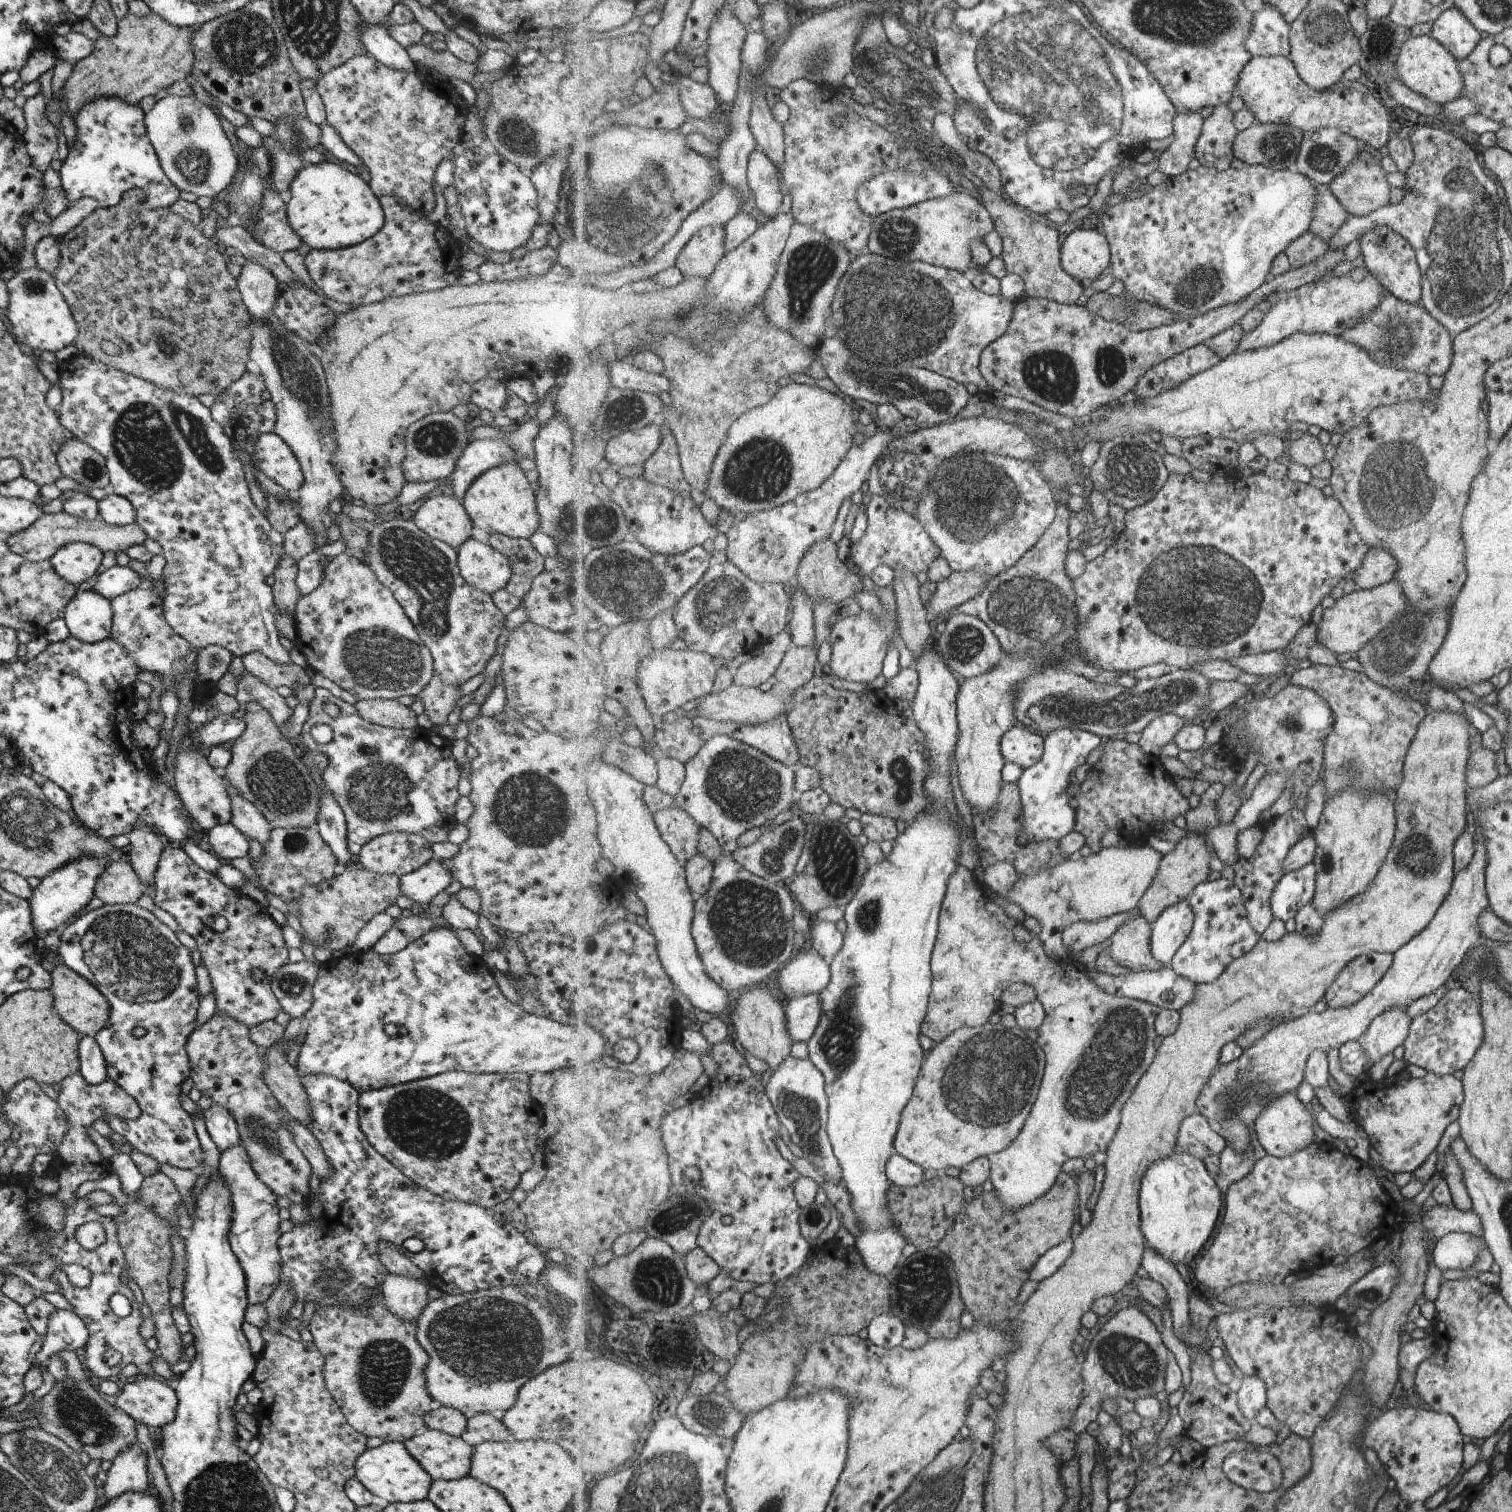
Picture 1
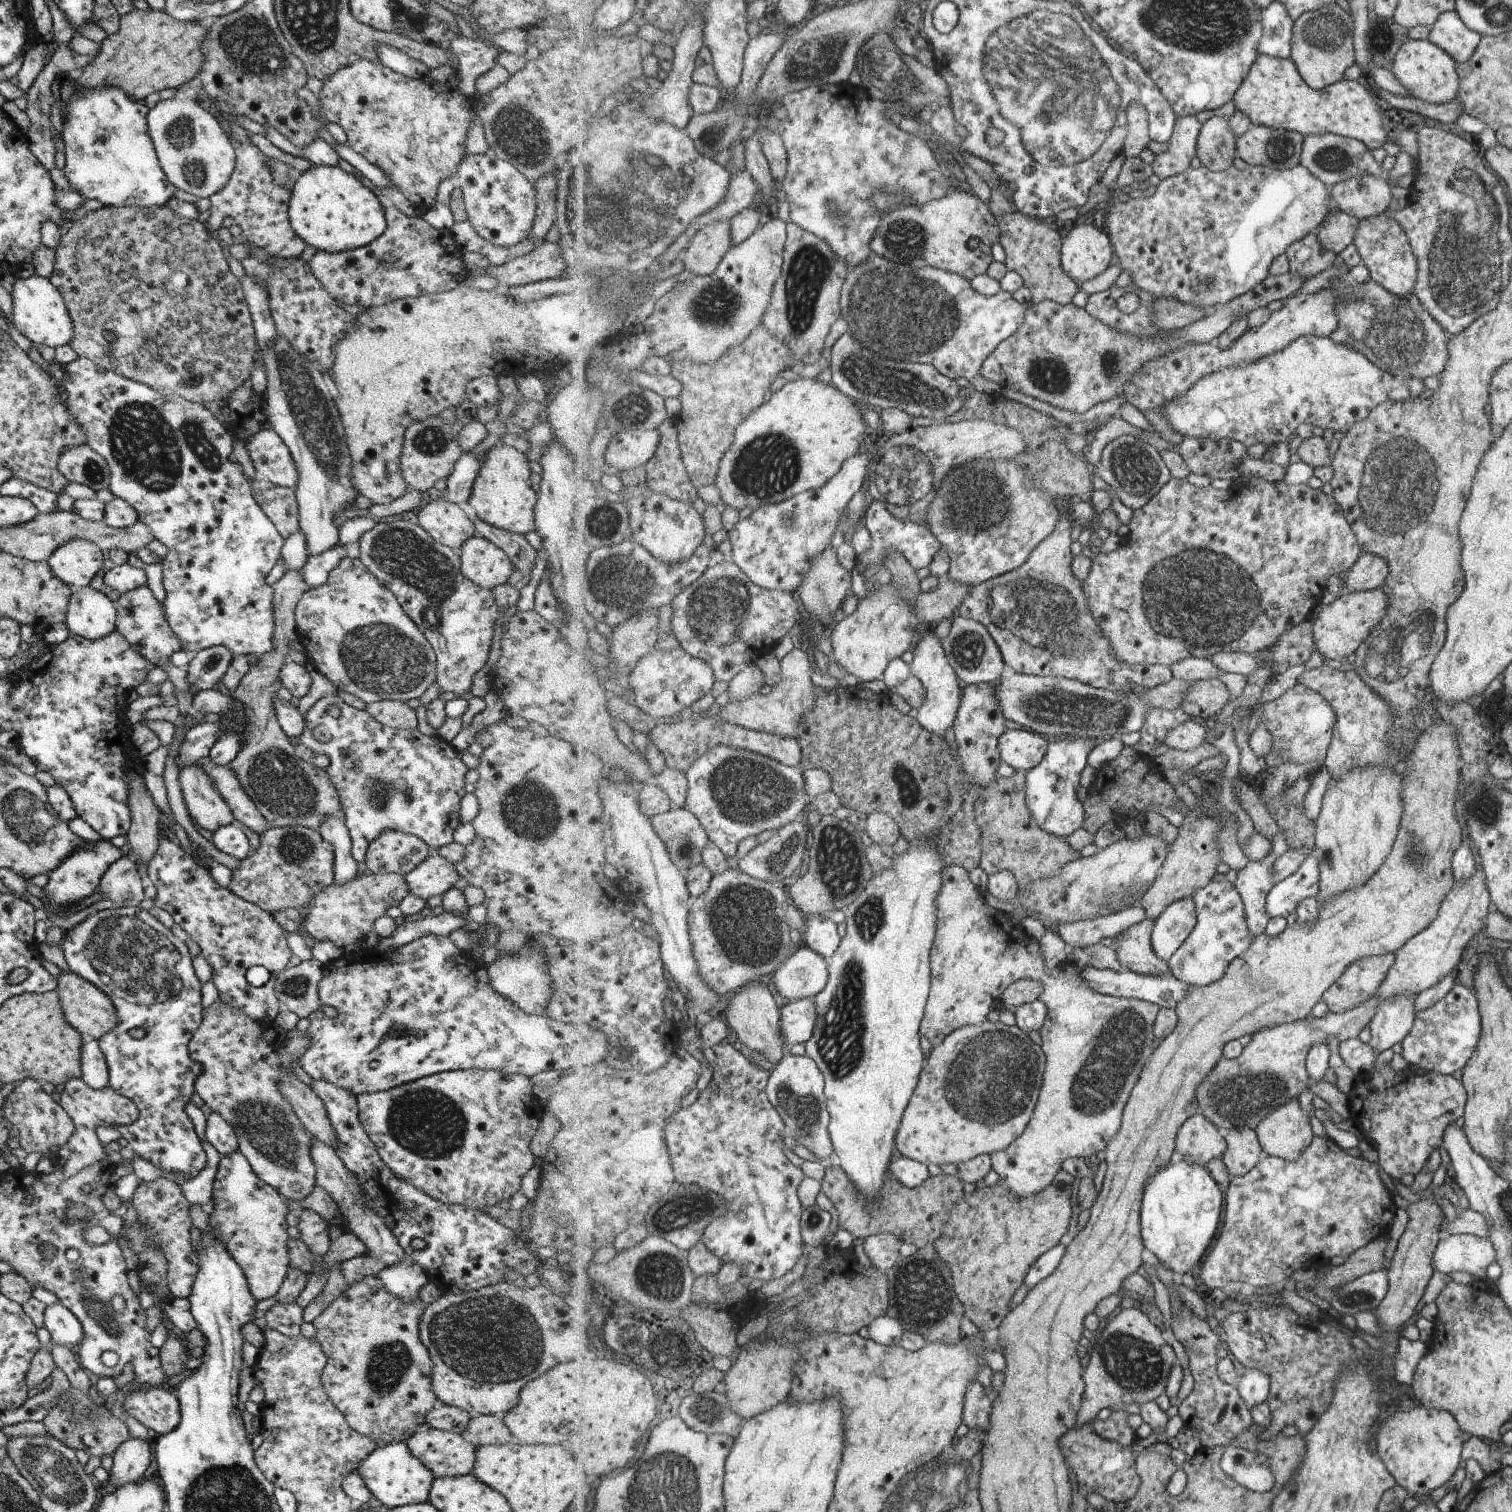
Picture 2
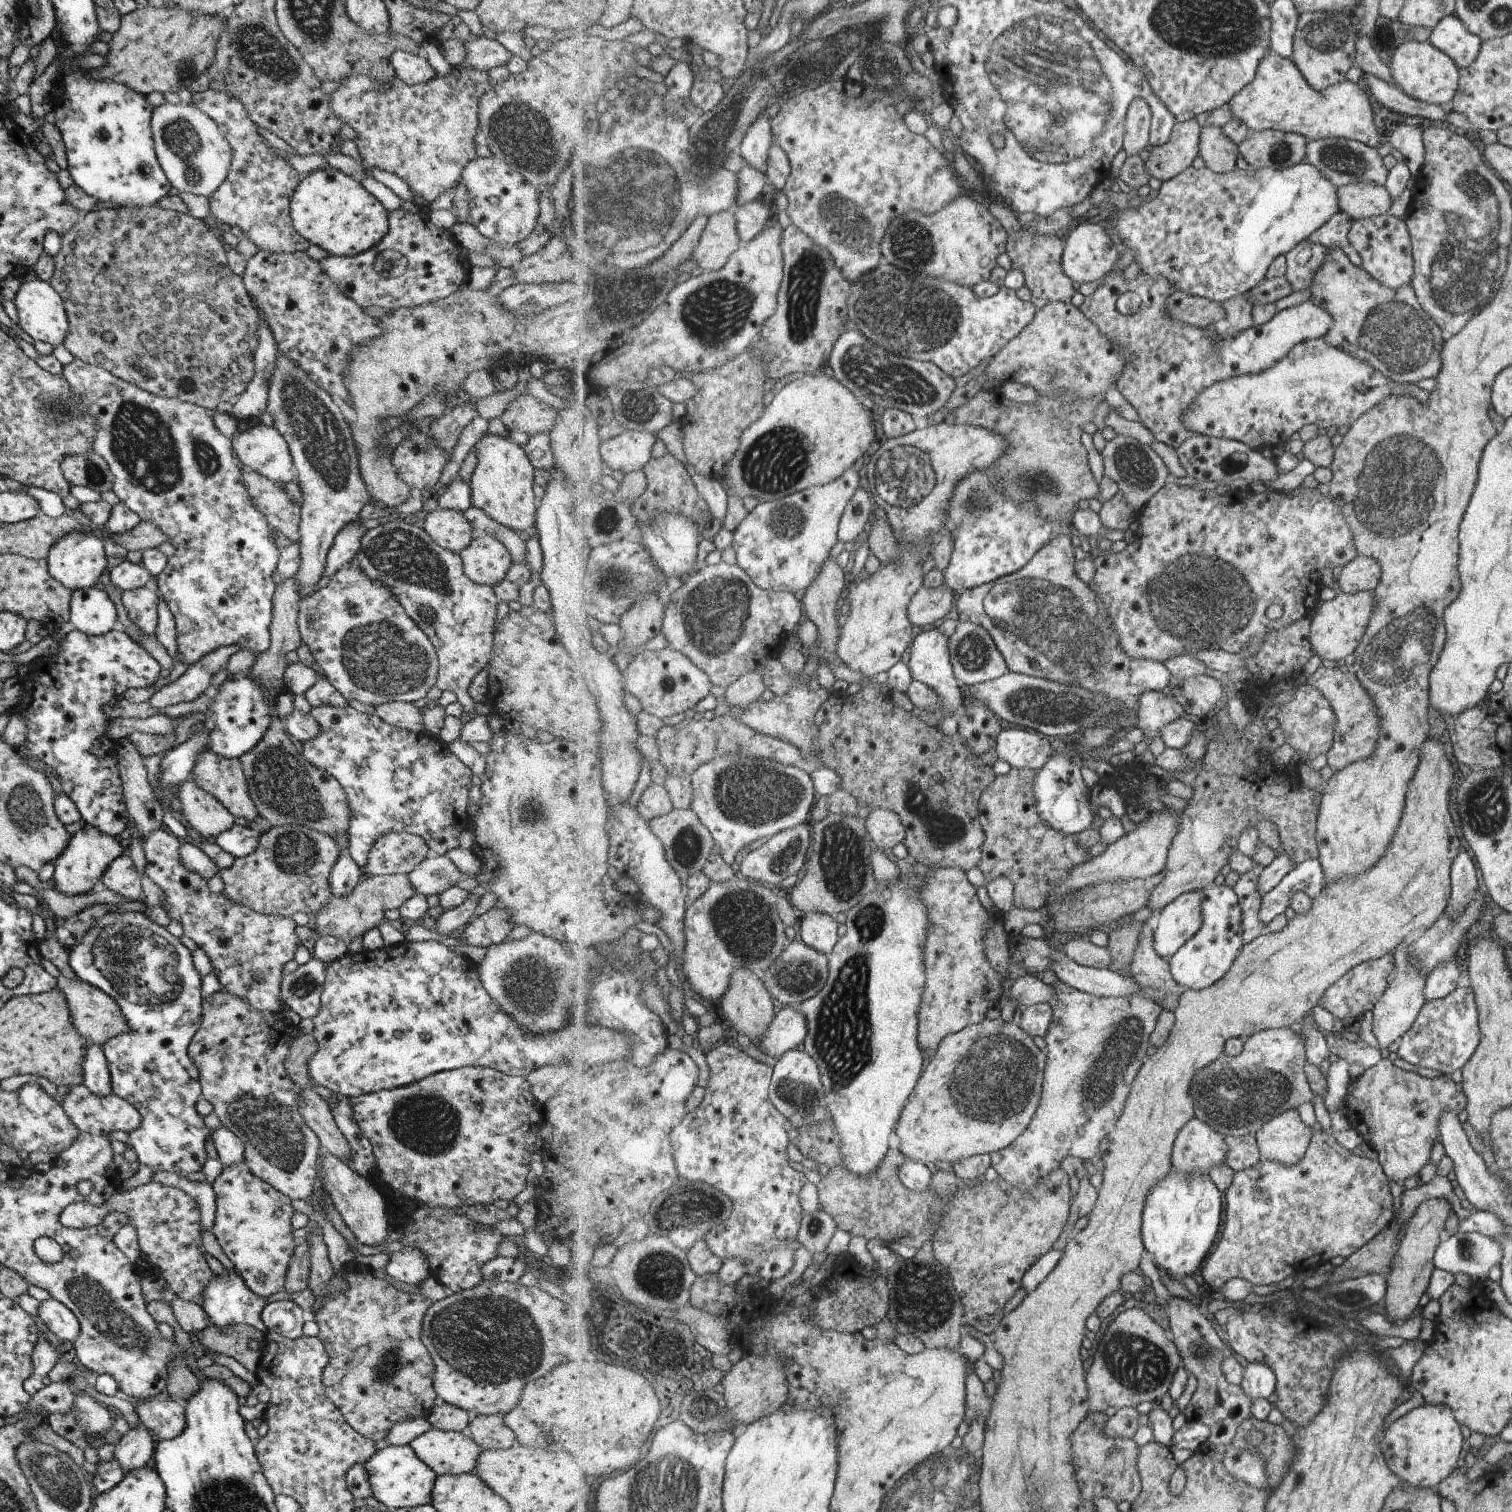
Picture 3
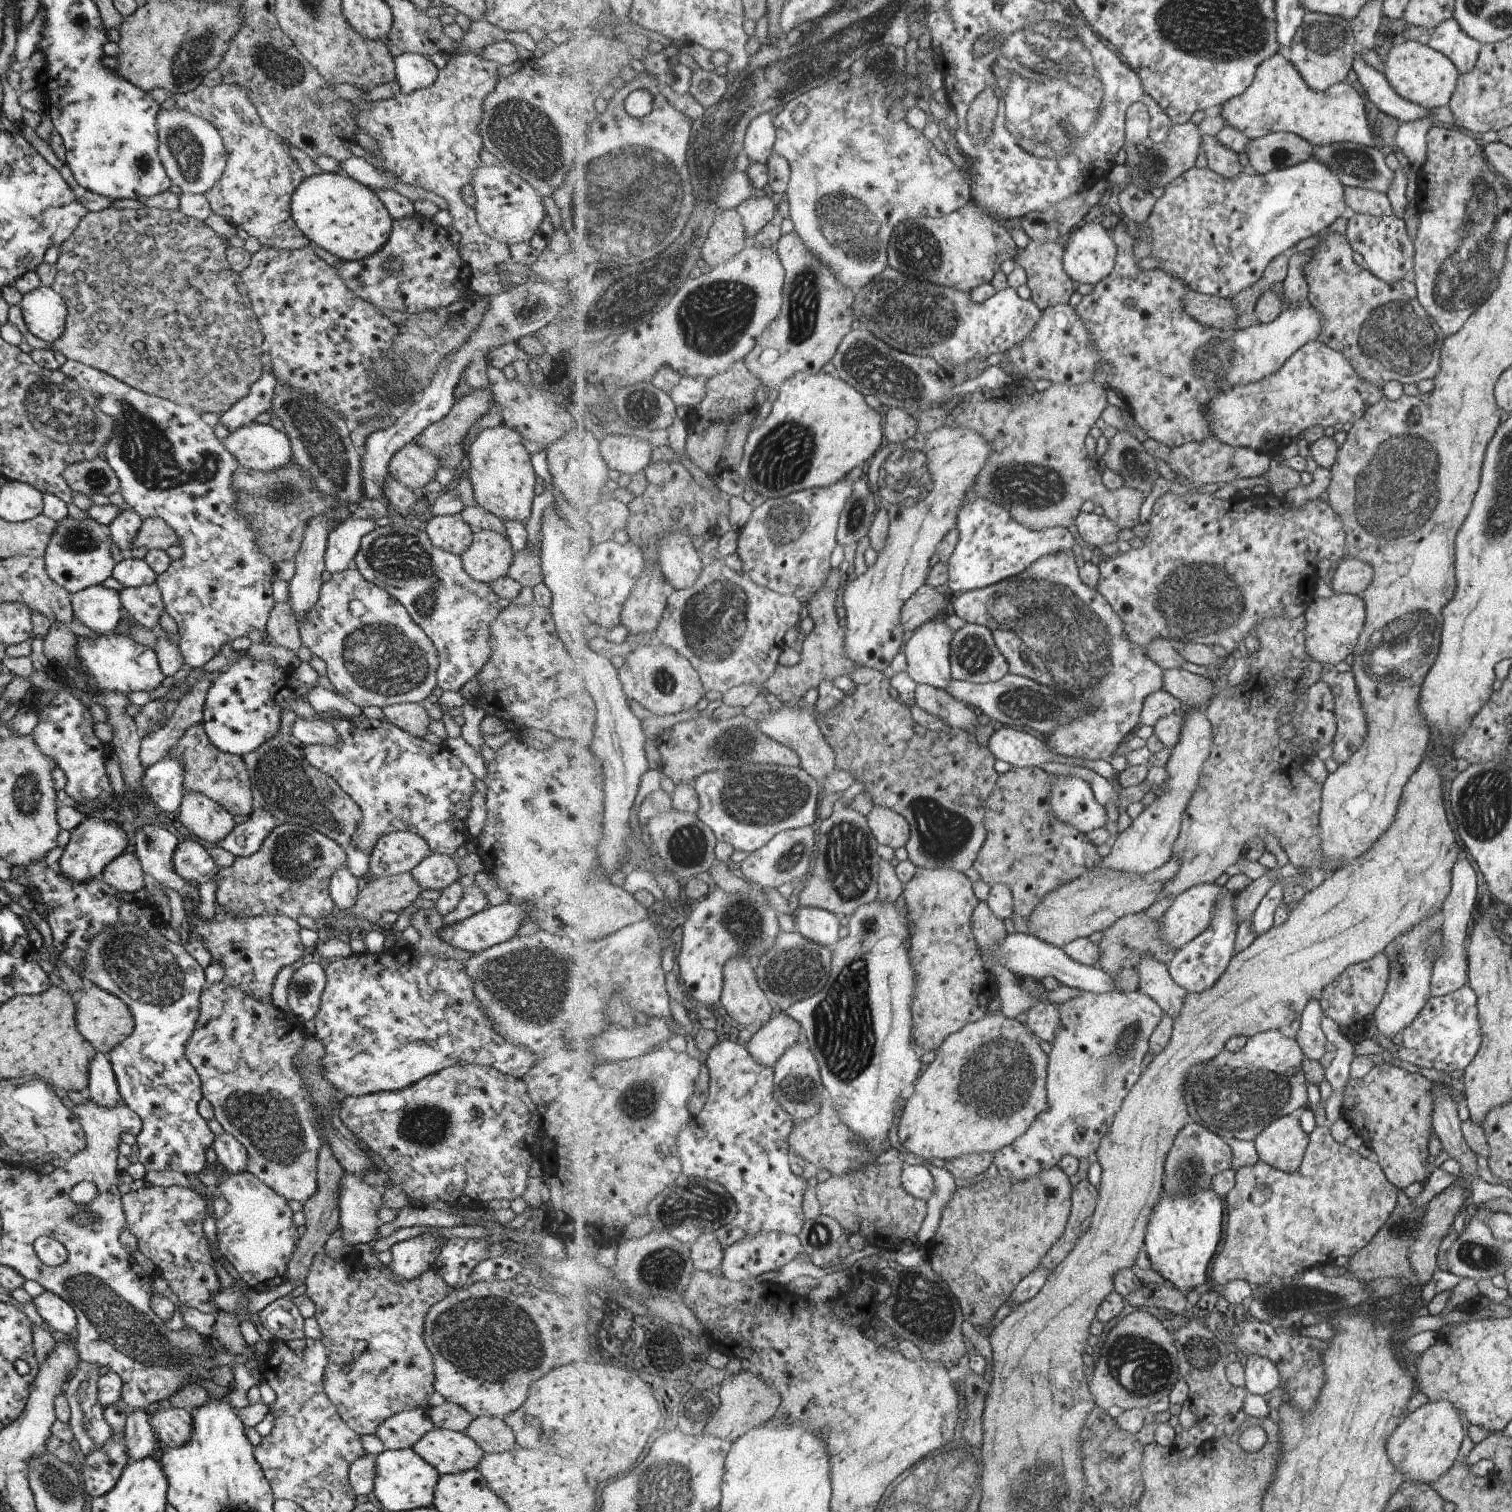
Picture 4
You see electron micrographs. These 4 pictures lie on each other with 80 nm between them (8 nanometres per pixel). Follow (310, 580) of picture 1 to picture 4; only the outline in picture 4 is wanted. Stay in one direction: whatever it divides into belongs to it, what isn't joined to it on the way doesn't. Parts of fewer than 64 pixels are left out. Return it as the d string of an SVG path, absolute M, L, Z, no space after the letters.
M349 517L329 531L323 555L324 569L334 573L351 566L360 545L360 538L375 527L372 520Z

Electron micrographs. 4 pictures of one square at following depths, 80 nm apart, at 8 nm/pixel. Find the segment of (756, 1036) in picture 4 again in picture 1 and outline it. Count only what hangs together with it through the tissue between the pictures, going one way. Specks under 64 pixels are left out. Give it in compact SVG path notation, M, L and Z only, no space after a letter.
M805 994L792 998L786 1009L787 1024L791 1038L796 1042L809 1043L815 1036L821 1016L823 1016L823 998L821 994Z

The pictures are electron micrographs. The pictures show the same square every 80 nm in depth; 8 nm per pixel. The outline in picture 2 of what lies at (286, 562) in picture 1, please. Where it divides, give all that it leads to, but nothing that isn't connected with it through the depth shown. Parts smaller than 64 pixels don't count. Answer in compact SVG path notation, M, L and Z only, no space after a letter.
M284 570L281 578L270 588L274 617L273 650L257 655L257 662L248 667L248 672L241 678L237 688L230 692L232 701L242 704L245 728L241 732L241 750L228 767L270 827L301 826L318 831L321 822L340 810L337 792L323 770L316 768L310 760L301 760L297 743L282 732L273 712L273 700L282 686L277 672L288 660L290 639L297 635L295 604L301 594L307 591L307 584L303 584L299 571Z

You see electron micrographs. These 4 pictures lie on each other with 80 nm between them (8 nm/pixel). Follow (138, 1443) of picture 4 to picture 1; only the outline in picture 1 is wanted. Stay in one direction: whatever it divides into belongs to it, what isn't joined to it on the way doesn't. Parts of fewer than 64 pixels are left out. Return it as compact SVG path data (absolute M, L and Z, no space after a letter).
M137 1442L121 1450L113 1460L111 1468L107 1470L107 1478L99 1489L100 1504L107 1504L113 1498L127 1492L143 1494L152 1489L147 1478L146 1454Z

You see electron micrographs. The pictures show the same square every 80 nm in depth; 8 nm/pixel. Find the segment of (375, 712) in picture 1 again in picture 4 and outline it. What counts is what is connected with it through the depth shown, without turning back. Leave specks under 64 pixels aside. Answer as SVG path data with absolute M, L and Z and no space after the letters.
M399 703L381 708L383 718L400 730L420 739L427 734L430 718L418 703Z

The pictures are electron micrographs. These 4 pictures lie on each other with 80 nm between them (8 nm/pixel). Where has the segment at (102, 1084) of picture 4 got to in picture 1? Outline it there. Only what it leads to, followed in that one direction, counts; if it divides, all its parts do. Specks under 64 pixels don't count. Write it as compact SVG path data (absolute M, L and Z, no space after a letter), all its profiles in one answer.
M82 1035L76 1050L78 1074L87 1084L97 1085L108 1078L105 1060L93 1037Z

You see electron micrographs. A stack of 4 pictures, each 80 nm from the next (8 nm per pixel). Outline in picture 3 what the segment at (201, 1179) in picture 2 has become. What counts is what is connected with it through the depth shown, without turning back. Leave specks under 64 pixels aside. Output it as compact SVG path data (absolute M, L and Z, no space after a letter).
M155 1171L152 1180L159 1182L159 1184L165 1184L165 1186L176 1187L183 1194L187 1194L189 1198L194 1198L197 1210L199 1210L200 1226L209 1231L209 1228L213 1226L215 1208L212 1182L208 1182L207 1180L189 1182L189 1180L186 1180L181 1175L163 1171Z

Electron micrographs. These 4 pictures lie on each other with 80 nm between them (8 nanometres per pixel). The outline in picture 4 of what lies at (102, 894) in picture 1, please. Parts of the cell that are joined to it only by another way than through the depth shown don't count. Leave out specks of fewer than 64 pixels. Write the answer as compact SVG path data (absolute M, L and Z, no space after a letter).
M125 852L111 860L99 876L100 880L117 892L137 892L143 888L144 872L133 853Z

